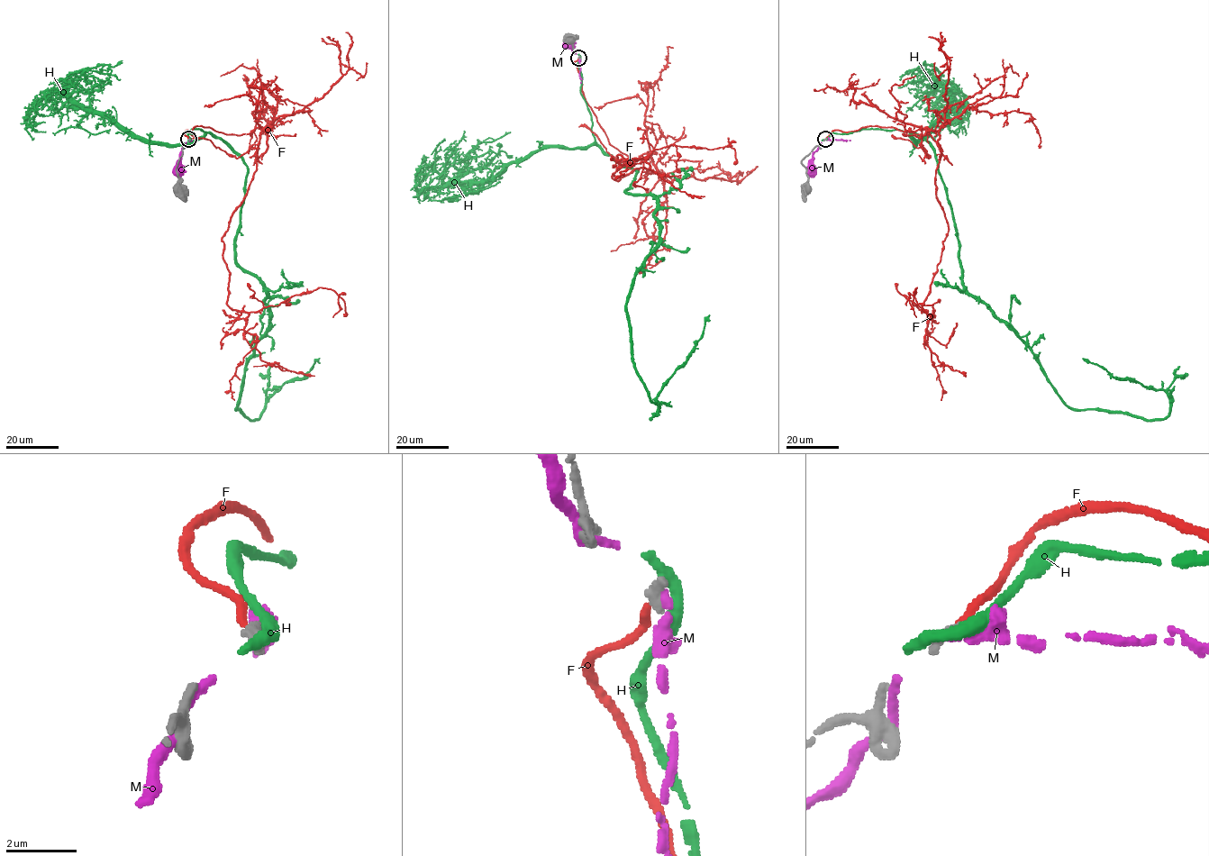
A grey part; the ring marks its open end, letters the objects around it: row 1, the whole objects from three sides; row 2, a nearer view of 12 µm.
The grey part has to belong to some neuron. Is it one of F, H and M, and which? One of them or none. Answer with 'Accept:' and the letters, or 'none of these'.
Accept: none of these

